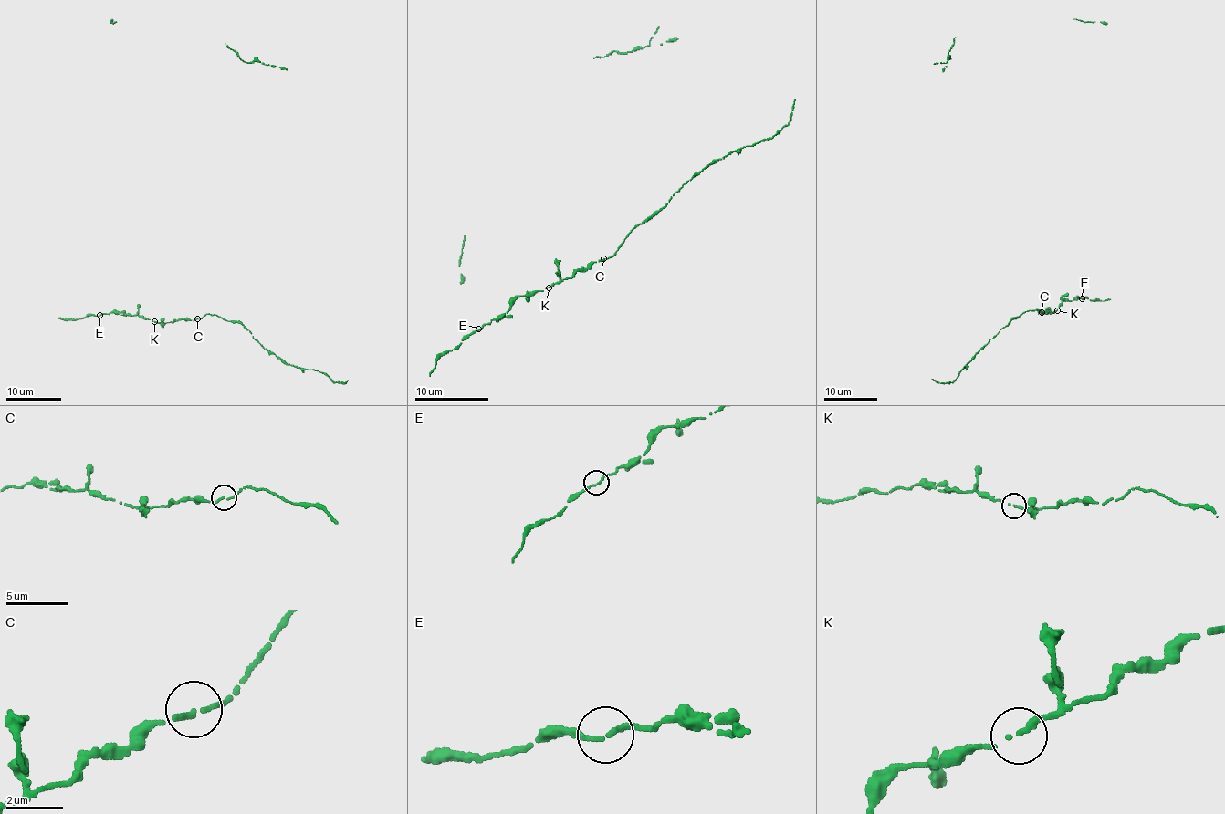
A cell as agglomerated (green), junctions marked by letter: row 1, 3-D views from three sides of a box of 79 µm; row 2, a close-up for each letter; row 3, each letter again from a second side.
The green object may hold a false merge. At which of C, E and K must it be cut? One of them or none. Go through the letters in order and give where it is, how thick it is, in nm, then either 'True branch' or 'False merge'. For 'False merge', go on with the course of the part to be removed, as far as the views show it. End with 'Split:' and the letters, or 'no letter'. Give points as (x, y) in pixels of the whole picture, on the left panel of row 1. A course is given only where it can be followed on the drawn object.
C: Place: (197, 318). Thickness 180 nm. True branch
E: Place: (99, 315). Thickness 180 nm. True branch
K: Place: (154, 321). Thickness 190 nm. True branch
Split: no letter

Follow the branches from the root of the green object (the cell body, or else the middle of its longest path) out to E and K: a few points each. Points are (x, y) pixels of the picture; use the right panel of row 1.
E: (1041, 314), (1047, 310), (1052, 313), (1059, 308), (1062, 301), (1076, 297), (1082, 298)
K: (1041, 314), (1057, 310)

